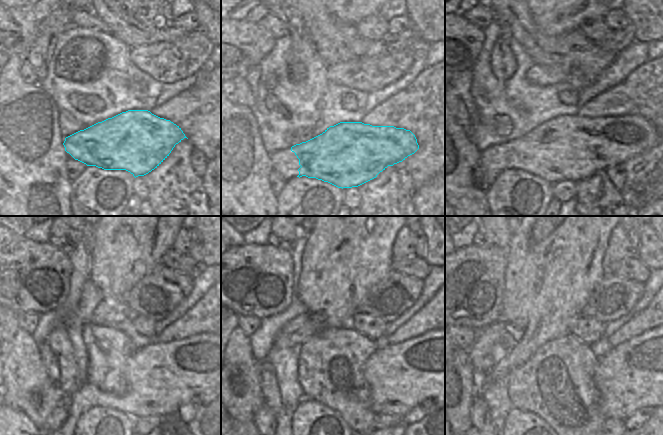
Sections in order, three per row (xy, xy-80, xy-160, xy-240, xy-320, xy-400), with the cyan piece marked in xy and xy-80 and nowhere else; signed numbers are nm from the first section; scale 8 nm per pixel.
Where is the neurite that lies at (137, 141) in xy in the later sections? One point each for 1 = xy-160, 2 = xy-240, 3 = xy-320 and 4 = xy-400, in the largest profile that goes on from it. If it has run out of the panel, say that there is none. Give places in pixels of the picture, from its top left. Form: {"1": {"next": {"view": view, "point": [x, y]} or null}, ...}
{"1": {"next": {"view": "xy-160", "point": [565, 149]}}, "2": {"next": {"view": "xy-240", "point": [162, 378]}}, "3": {"next": {"view": "xy-320", "point": [401, 376]}}, "4": {"next": {"view": "xy-400", "point": [647, 371]}}}

